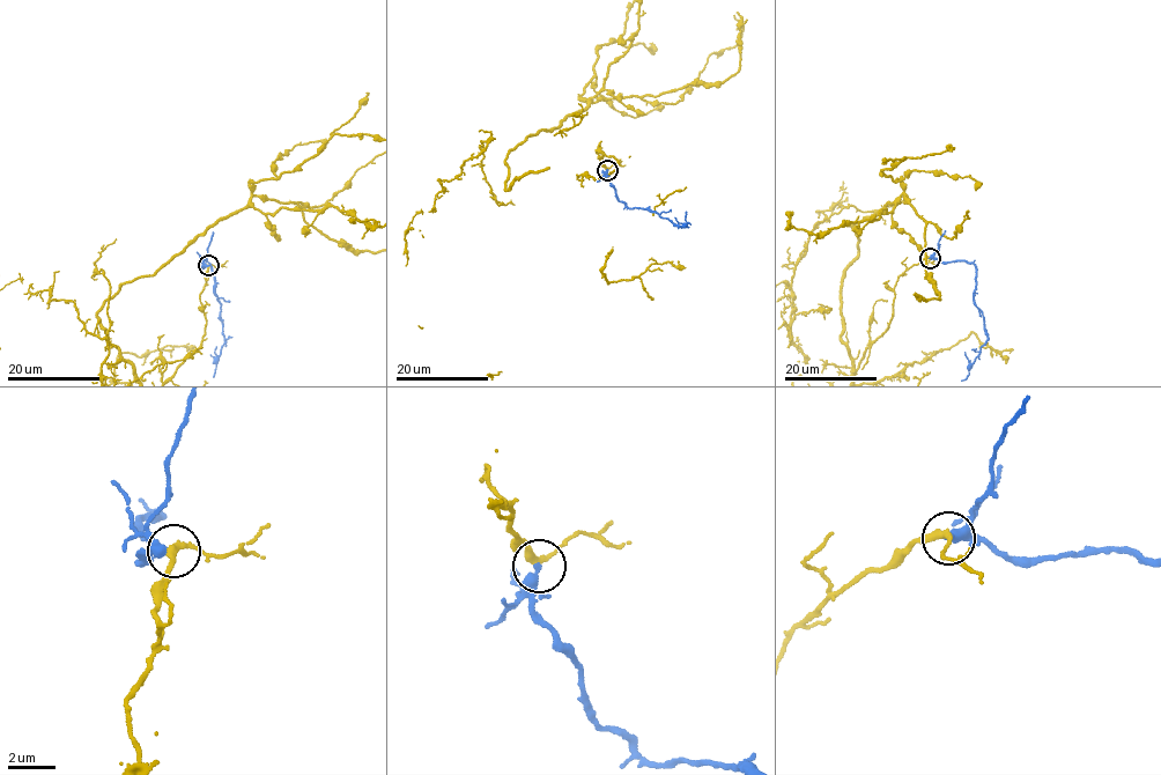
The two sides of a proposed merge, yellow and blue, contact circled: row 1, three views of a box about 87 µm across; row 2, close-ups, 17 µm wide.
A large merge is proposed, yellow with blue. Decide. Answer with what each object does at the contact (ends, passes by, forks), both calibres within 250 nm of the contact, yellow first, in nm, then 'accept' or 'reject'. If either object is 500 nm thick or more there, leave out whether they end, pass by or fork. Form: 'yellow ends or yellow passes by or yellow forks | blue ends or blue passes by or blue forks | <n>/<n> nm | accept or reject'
yellow passes by | blue ends | 280/400 nm | reject

